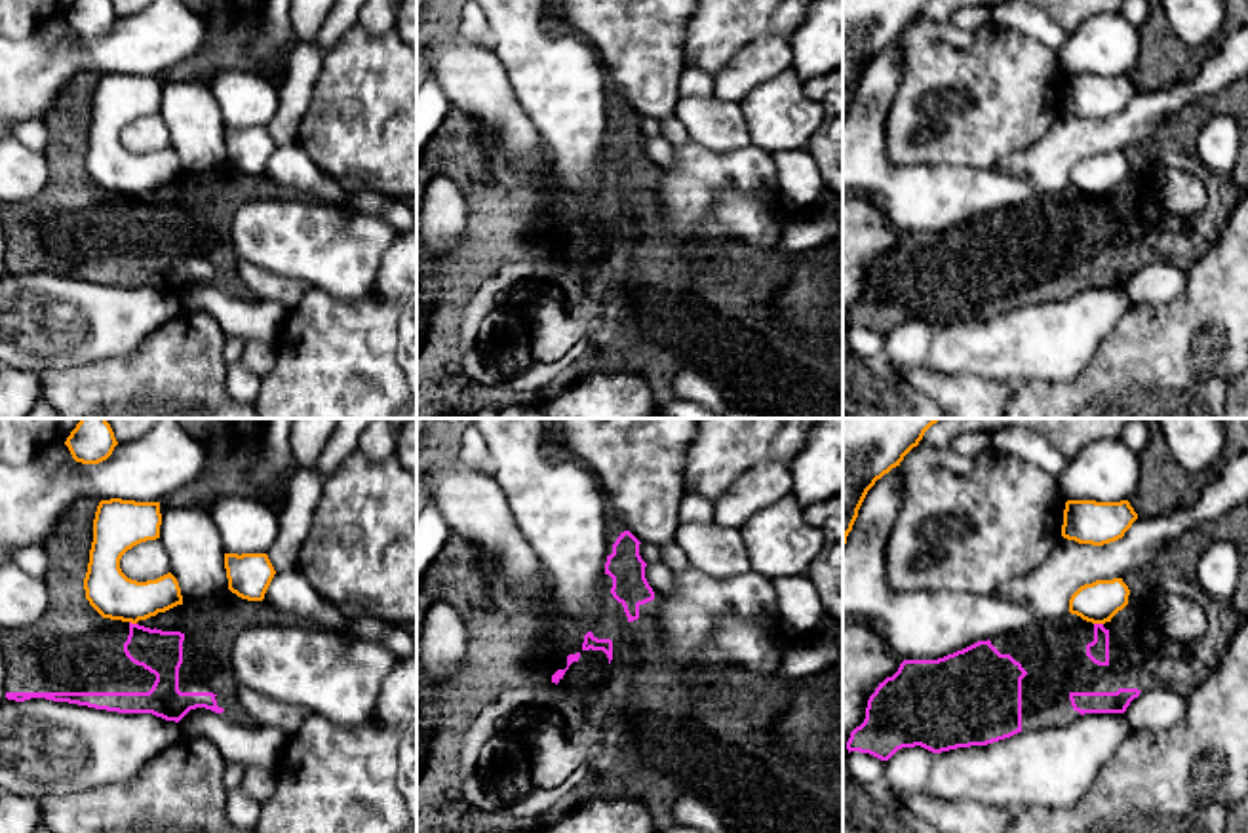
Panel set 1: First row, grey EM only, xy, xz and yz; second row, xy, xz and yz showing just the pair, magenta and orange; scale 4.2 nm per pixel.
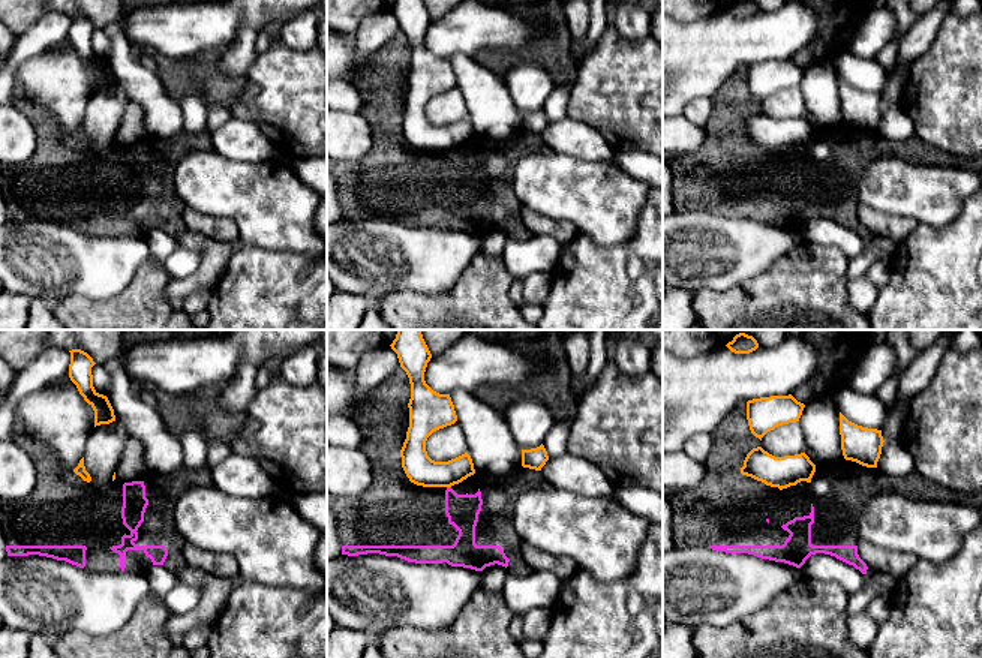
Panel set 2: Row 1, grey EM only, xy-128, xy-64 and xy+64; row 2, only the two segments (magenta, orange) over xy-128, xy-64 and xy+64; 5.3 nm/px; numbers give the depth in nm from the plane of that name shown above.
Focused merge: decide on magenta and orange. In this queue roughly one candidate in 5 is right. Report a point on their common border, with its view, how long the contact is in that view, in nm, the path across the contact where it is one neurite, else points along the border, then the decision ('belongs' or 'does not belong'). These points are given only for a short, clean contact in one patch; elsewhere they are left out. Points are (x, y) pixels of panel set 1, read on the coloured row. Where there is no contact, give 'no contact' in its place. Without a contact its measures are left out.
meets magenta in yz at (1098, 624); contact 40 nm long; border along yz (1094, 622), (1102, 624); does not belong

